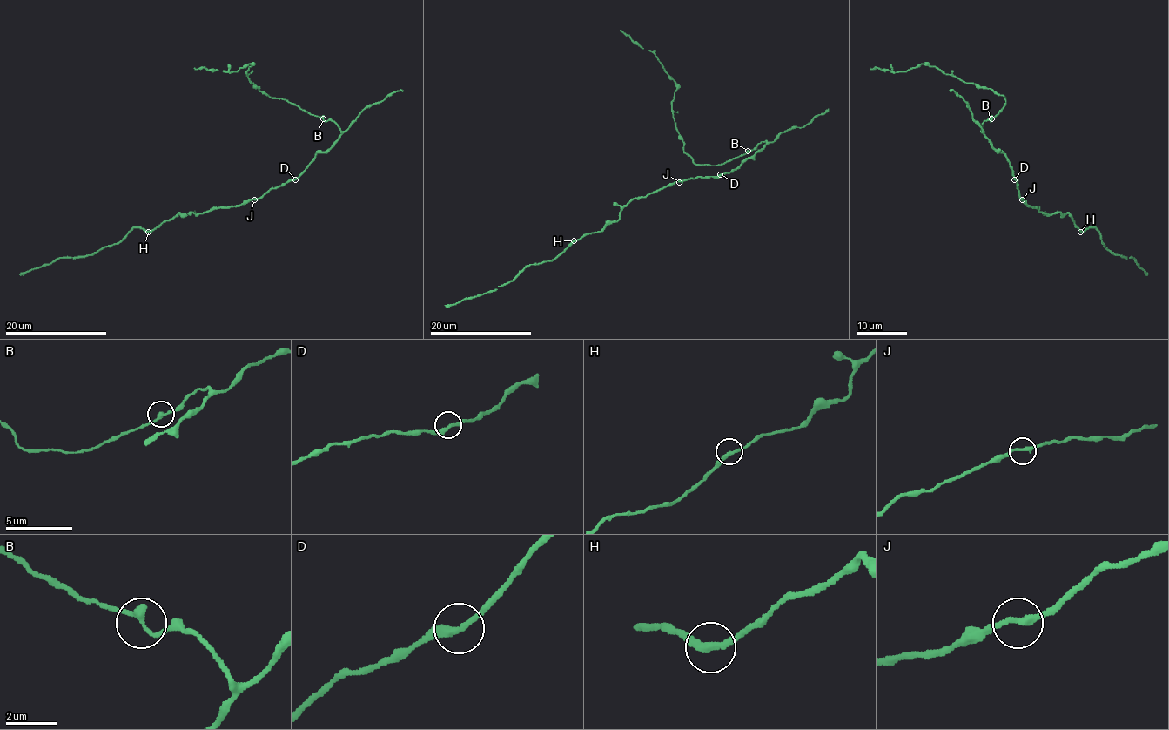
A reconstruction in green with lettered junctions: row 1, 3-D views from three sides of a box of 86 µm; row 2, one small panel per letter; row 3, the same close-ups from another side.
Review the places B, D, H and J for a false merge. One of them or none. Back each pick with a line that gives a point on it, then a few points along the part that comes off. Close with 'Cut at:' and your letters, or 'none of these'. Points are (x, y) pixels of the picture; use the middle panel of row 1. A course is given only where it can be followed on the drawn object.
Cut at: none of these

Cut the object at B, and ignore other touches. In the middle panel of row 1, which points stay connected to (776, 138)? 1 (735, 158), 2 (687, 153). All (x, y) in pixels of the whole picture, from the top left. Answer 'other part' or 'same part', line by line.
1: other part
2: other part

